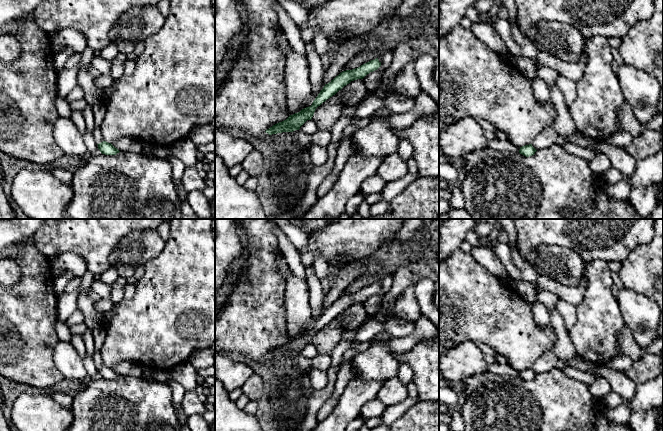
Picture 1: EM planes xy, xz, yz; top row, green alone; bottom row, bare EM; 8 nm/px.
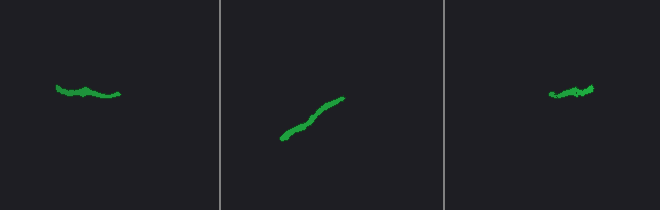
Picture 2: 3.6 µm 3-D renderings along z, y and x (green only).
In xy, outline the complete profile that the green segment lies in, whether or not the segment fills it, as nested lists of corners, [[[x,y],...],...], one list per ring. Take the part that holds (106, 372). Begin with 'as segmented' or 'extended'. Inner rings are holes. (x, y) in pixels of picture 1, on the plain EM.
as segmented | [[[103,365],[97,369],[98,369],[98,373],[100,374],[100,376],[105,379],[116,379],[117,377],[120,376],[111,367],[108,367],[106,365]]]

